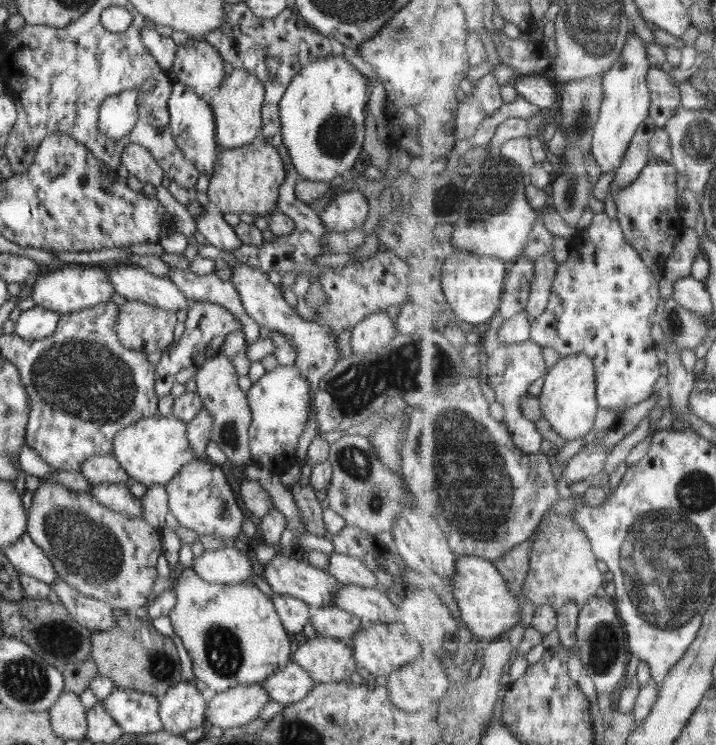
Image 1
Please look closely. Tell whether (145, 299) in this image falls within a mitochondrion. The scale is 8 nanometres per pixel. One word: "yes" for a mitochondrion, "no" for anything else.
no

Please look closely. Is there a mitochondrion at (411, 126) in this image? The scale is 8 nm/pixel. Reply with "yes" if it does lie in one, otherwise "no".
no

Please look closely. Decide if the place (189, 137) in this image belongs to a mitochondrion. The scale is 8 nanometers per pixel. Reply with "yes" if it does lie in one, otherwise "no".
yes

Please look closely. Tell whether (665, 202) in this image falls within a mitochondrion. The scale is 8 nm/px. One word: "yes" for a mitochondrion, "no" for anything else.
no

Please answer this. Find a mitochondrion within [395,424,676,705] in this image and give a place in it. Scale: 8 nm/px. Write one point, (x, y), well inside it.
(604, 646)

